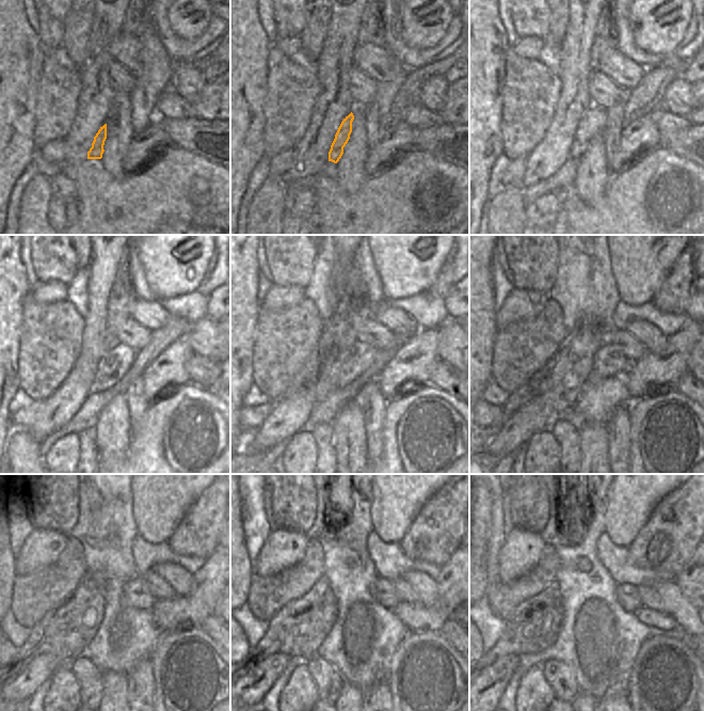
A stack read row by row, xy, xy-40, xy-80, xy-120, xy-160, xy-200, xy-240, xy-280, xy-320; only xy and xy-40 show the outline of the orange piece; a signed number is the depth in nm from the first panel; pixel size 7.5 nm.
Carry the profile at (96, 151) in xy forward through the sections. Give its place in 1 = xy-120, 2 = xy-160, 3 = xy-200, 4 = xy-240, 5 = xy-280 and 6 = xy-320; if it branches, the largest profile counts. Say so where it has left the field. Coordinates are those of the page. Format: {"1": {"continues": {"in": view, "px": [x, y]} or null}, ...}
{"1": {"continues": {"in": "xy-120", "px": [117, 361]}}, "2": {"continues": {"in": "xy-160", "px": [353, 364]}}, "3": {"continues": {"in": "xy-200", "px": [609, 361]}}, "4": {"continues": {"in": "xy-240", "px": [137, 594]}}, "5": {"continues": {"in": "xy-280", "px": [384, 591]}}, "6": {"continues": {"in": "xy-320", "px": [627, 596]}}}

